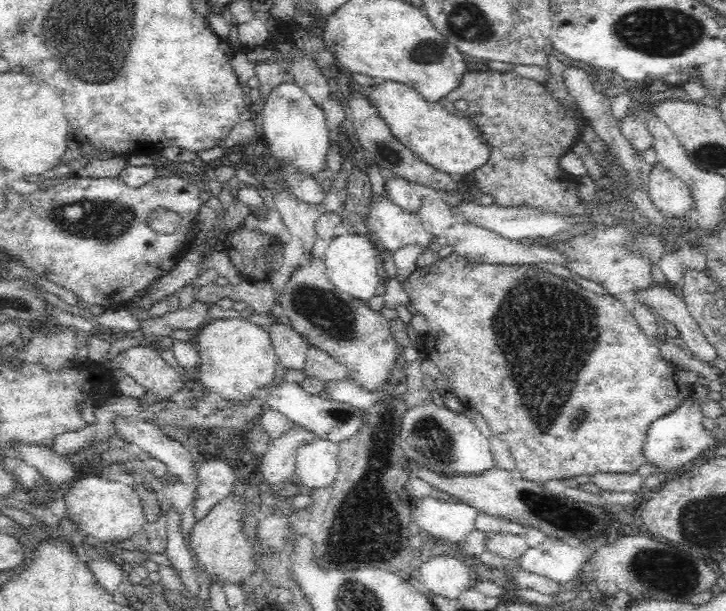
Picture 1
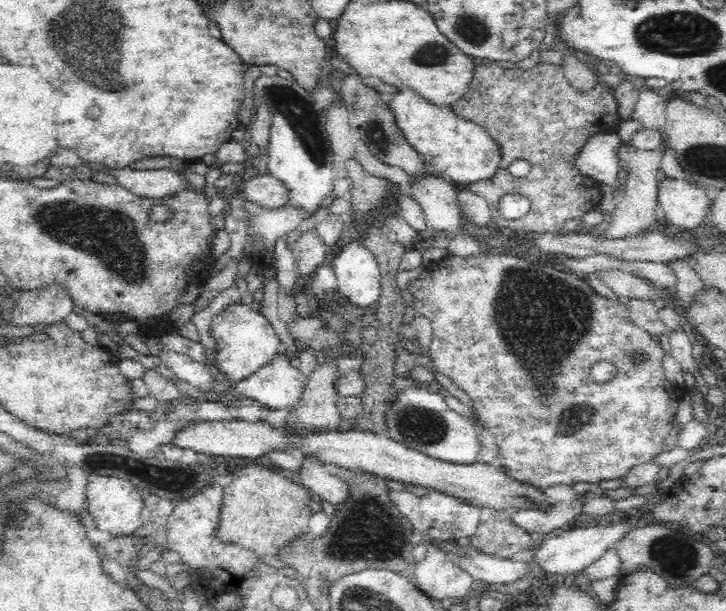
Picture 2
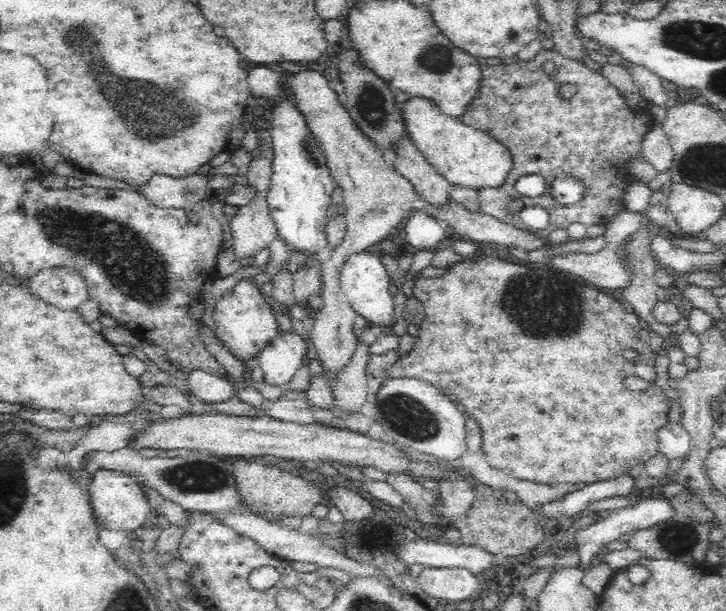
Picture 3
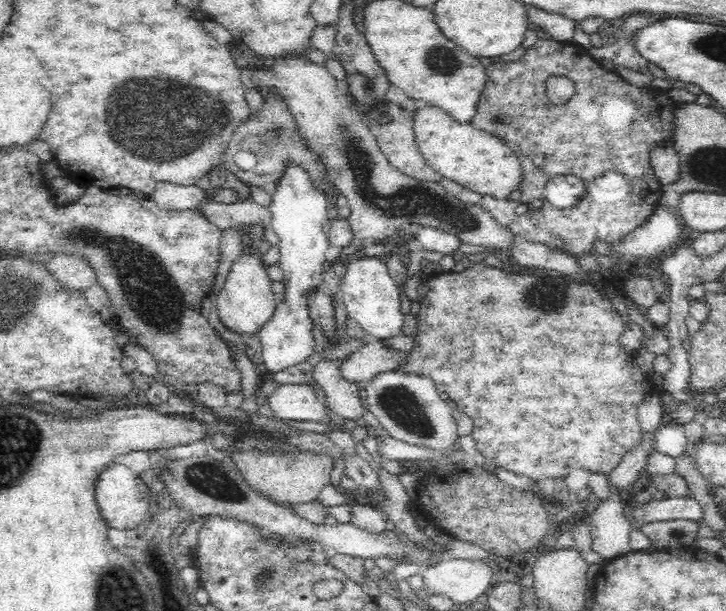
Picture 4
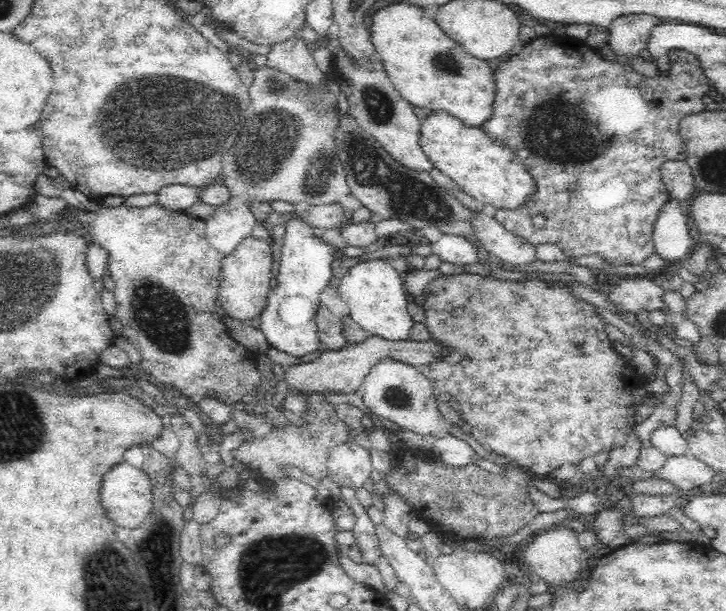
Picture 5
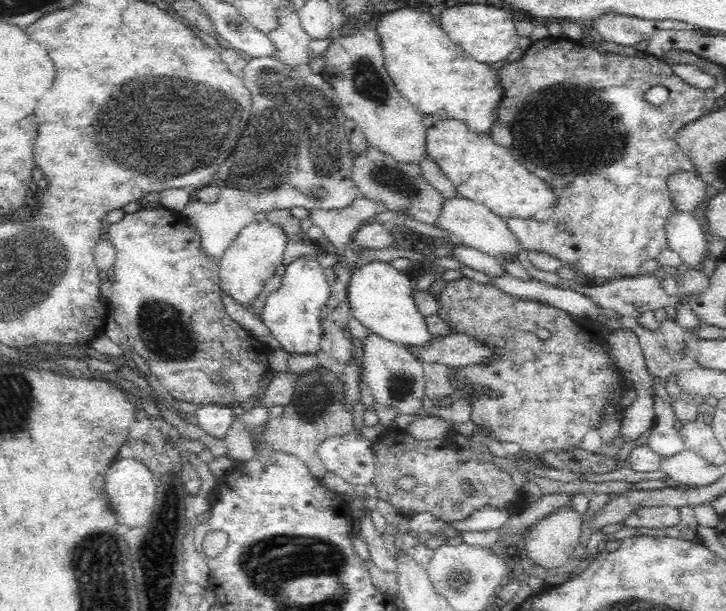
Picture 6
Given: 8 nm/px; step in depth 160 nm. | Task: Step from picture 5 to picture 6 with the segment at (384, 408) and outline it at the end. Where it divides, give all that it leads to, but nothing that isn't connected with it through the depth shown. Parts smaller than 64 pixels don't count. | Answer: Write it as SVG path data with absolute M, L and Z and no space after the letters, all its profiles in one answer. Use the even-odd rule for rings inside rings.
M368 331L362 340L364 349L364 380L373 393L374 400L383 406L395 408L402 414L416 414L422 408L425 384L421 360L407 347L389 342L380 335Z

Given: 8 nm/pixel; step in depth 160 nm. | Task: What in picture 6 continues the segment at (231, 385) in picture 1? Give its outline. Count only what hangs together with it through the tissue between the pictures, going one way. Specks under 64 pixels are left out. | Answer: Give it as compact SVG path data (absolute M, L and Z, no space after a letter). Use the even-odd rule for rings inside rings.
M254 221L244 226L233 244L218 260L219 286L238 304L252 303L262 292L264 284L274 277L275 270L283 262L283 254L287 246L286 234L283 228L269 222Z

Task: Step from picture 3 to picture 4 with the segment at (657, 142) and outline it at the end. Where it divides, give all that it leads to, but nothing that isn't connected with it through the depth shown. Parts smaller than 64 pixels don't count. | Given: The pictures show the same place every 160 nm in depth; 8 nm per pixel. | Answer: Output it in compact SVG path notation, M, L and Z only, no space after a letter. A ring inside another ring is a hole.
M670 141L656 144L656 148L652 148L650 166L658 182L663 185L670 186L680 178L680 157Z

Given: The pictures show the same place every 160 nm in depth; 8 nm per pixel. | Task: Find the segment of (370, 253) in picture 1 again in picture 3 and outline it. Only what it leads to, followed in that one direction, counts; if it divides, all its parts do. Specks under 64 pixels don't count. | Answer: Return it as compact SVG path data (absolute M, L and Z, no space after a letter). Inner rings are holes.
M365 251L351 257L344 265L340 281L342 293L358 316L362 316L372 326L382 326L384 330L392 330L396 318L394 318L394 299L389 290L390 278L386 266L377 255Z

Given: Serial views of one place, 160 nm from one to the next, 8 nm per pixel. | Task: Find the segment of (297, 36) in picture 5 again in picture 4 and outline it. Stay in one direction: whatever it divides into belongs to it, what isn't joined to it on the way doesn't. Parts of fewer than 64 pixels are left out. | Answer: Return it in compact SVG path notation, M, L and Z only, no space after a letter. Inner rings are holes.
M304 54L280 56L266 71L243 69L240 80L246 90L269 86L284 97L308 147L314 153L322 155L326 169L330 171L330 181L334 183L337 192L347 199L347 206L351 210L348 220L354 232L354 241L342 249L338 260L323 275L323 282L332 291L331 300L338 327L335 344L347 339L345 326L348 316L340 292L342 277L346 272L346 265L353 260L357 251L361 251L366 238L387 239L400 226L417 223L422 228L434 228L454 234L461 243L492 247L502 253L515 241L510 230L494 221L480 205L468 205L450 194L439 182L415 179L393 167L380 150L371 130L364 124L362 111L352 107L350 98L338 89L336 79L324 66L311 62Z

